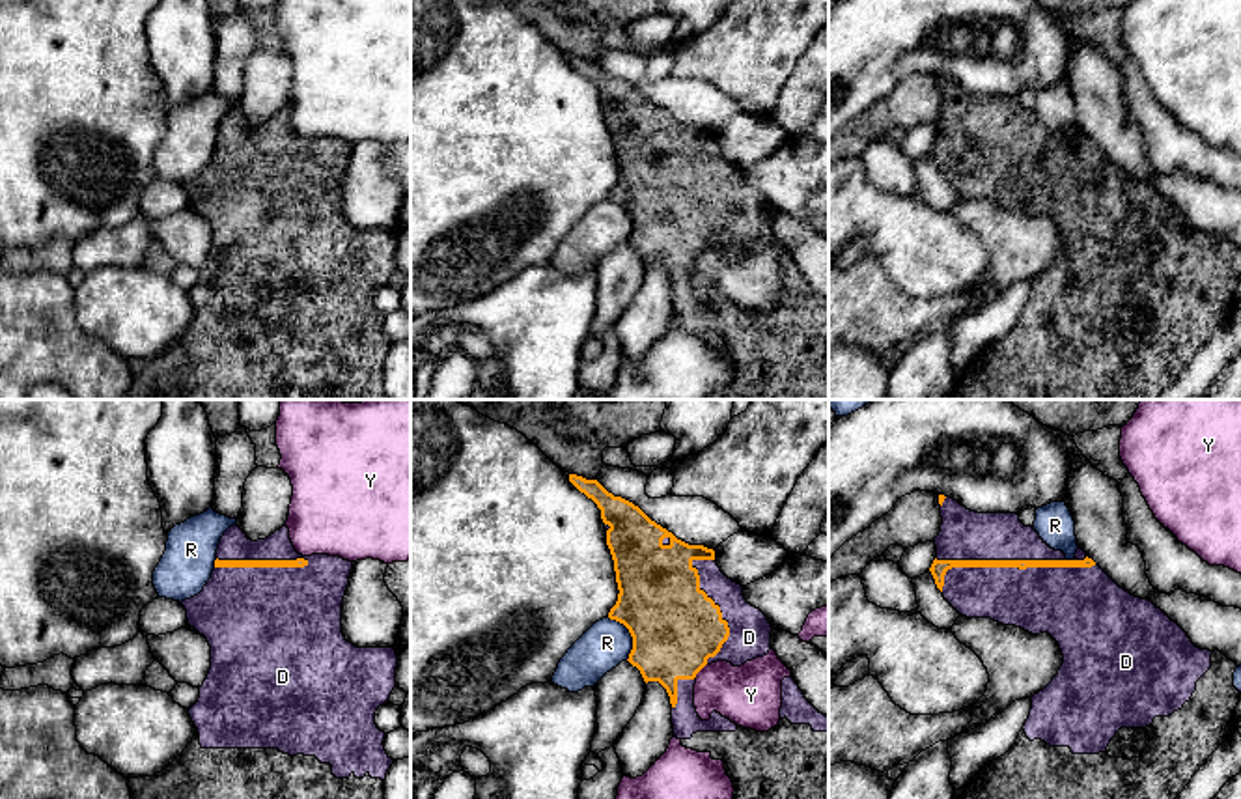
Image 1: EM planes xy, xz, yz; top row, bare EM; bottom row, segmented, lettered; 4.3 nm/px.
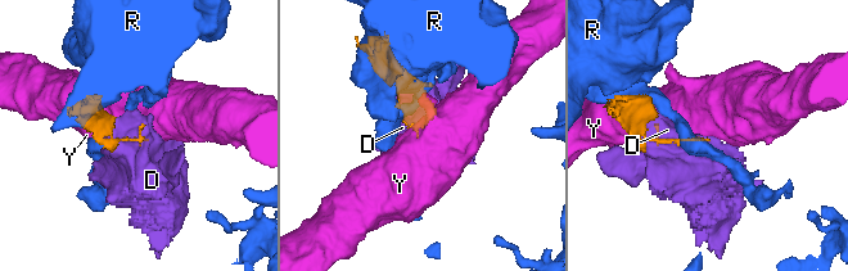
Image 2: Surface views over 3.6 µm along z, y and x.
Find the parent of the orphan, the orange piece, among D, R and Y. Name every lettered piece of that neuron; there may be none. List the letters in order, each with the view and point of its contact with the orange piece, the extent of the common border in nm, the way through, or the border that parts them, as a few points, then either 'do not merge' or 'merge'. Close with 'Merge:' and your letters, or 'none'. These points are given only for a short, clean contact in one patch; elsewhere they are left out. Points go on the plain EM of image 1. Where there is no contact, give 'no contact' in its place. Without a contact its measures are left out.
D: contact xy (262, 148); length 400 nm; merge
R: contact xz (631, 217); length 200 nm; border xz (609, 198), (618, 202), (631, 219), (627, 241); do not merge
Y: contact xz (700, 251); length 80 nm; border xz (706, 245), (695, 258); do not merge
Merge: D

